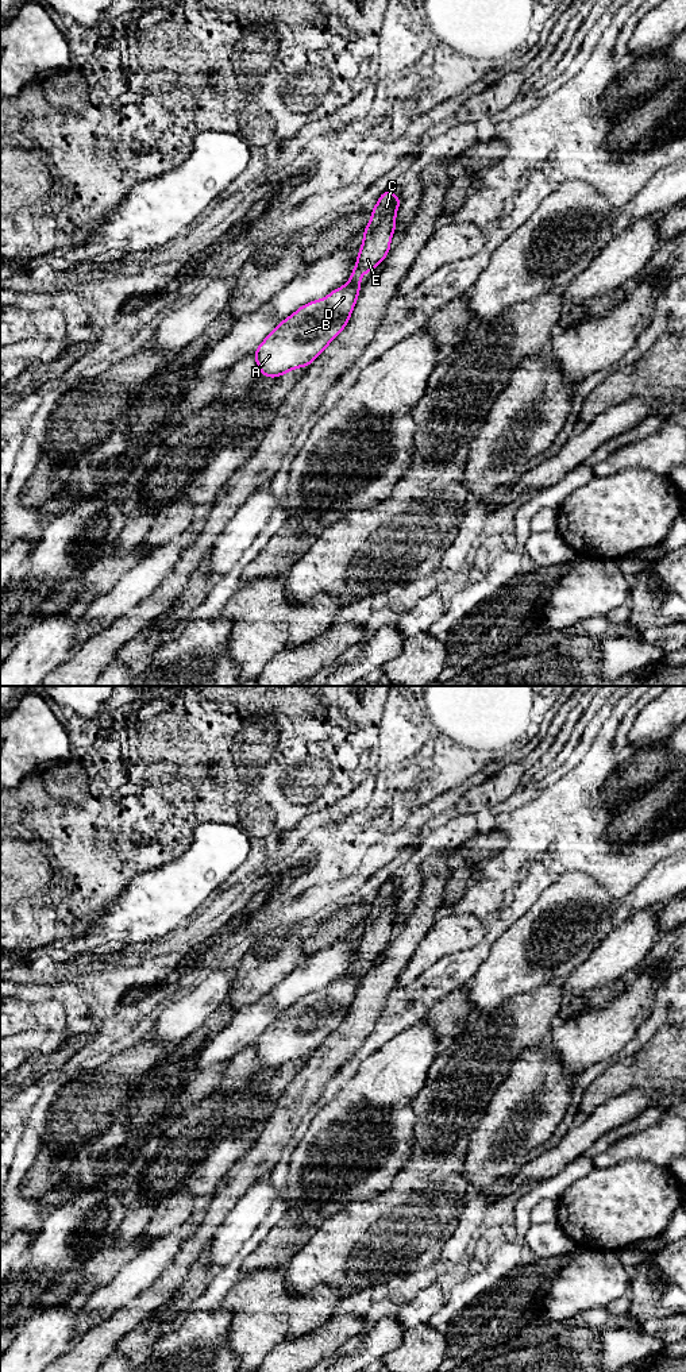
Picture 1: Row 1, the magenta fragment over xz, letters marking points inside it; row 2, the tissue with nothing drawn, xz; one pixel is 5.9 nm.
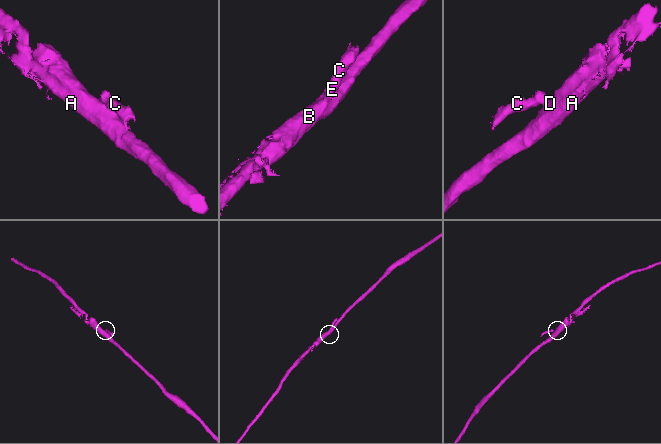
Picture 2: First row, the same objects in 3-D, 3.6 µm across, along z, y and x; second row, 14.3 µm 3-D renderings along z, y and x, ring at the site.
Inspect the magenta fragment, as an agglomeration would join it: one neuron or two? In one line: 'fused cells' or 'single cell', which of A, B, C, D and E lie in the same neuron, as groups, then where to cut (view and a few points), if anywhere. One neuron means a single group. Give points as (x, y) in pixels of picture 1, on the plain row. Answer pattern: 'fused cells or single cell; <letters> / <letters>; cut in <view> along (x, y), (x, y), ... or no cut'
fused cells; A B D / C E; cut in xz along (349, 972), (361, 977)

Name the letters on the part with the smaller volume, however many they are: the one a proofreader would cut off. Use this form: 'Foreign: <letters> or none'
Foreign: C, E

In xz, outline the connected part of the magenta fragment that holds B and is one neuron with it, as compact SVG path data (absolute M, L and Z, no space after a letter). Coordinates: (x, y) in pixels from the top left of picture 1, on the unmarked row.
M347 974L282 1011L254 1044L263 1068L309 1057L347 1017L361 976Z

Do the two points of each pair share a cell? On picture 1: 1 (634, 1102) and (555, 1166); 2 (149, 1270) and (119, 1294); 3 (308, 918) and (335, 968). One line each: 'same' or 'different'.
1: same
2: same
3: different

